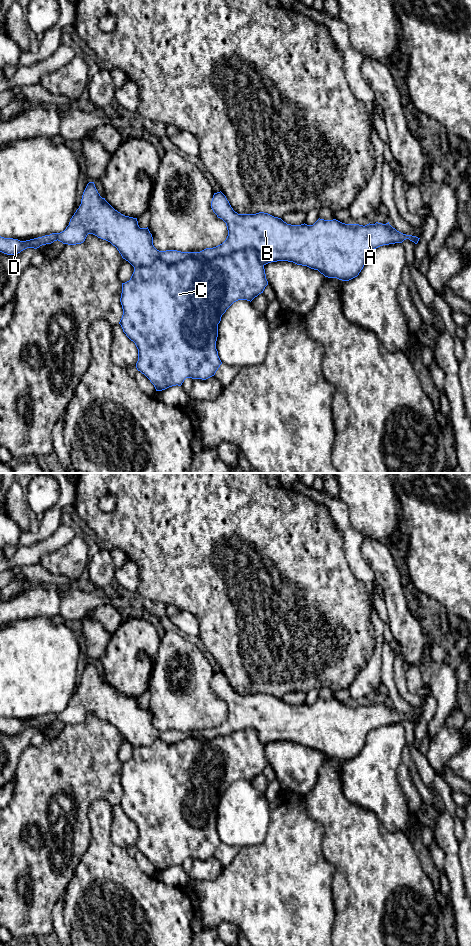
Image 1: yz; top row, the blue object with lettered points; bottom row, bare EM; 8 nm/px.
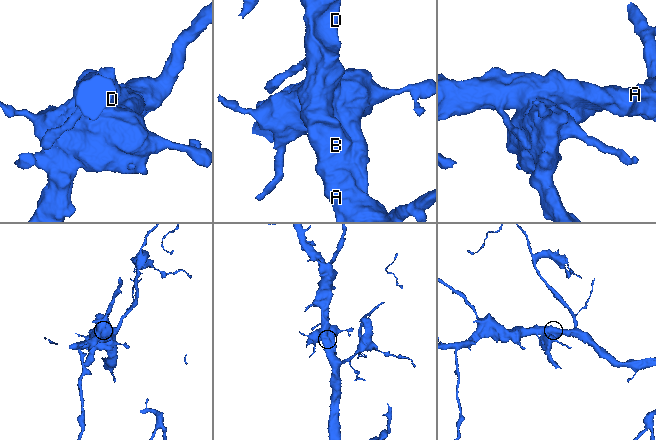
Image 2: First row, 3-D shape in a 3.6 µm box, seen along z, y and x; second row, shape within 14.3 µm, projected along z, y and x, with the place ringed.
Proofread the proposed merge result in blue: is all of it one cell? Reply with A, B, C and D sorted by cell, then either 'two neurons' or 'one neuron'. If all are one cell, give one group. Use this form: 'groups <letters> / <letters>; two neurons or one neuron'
groups A B D / C; two neurons

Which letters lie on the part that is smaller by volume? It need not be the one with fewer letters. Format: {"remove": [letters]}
{"remove": ["C"]}

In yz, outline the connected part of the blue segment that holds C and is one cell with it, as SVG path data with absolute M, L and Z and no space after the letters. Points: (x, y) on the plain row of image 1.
M250 728L212 740L191 737L173 744L156 740L150 746L134 748L130 760L122 763L120 782L123 795L119 804L138 829L137 850L150 860L156 871L181 866L186 858L206 860L214 856L222 844L216 829L222 795L238 780L251 782L263 773L267 765L264 745L259 741L257 732Z

